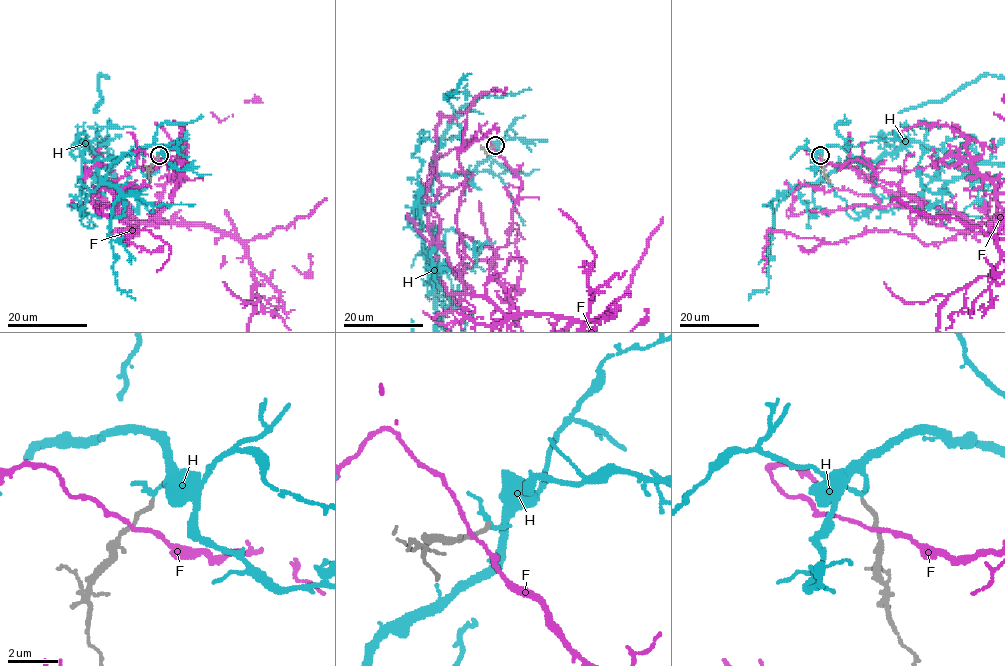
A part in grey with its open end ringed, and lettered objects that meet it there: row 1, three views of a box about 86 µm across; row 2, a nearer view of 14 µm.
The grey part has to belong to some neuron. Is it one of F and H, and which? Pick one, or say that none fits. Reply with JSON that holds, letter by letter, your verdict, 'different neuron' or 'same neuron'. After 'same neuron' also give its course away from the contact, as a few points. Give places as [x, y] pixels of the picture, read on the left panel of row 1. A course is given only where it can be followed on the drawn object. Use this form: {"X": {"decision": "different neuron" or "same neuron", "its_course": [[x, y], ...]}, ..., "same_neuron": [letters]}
{"F": {"decision": "different neuron"}, "H": {"decision": "same neuron"}, "same_neuron": ["H"]}

